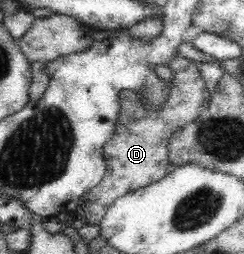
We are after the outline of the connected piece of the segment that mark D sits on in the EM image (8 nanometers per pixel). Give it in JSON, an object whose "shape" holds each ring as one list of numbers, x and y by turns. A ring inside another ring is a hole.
{"shape":[[176,56,173,60,169,60,167,66,174,73,174,81,170,83,170,97,166,97,165,103,160,108,148,108,142,102,140,92,121,91,121,112,113,135,103,149,107,167,105,175,96,187,83,195,74,210,70,210,66,217,61,217,63,222,97,225,106,210,121,195,156,183,168,174,166,169,171,163,168,157,169,140,184,124,198,119,207,109,210,92,200,76,197,62]]}

